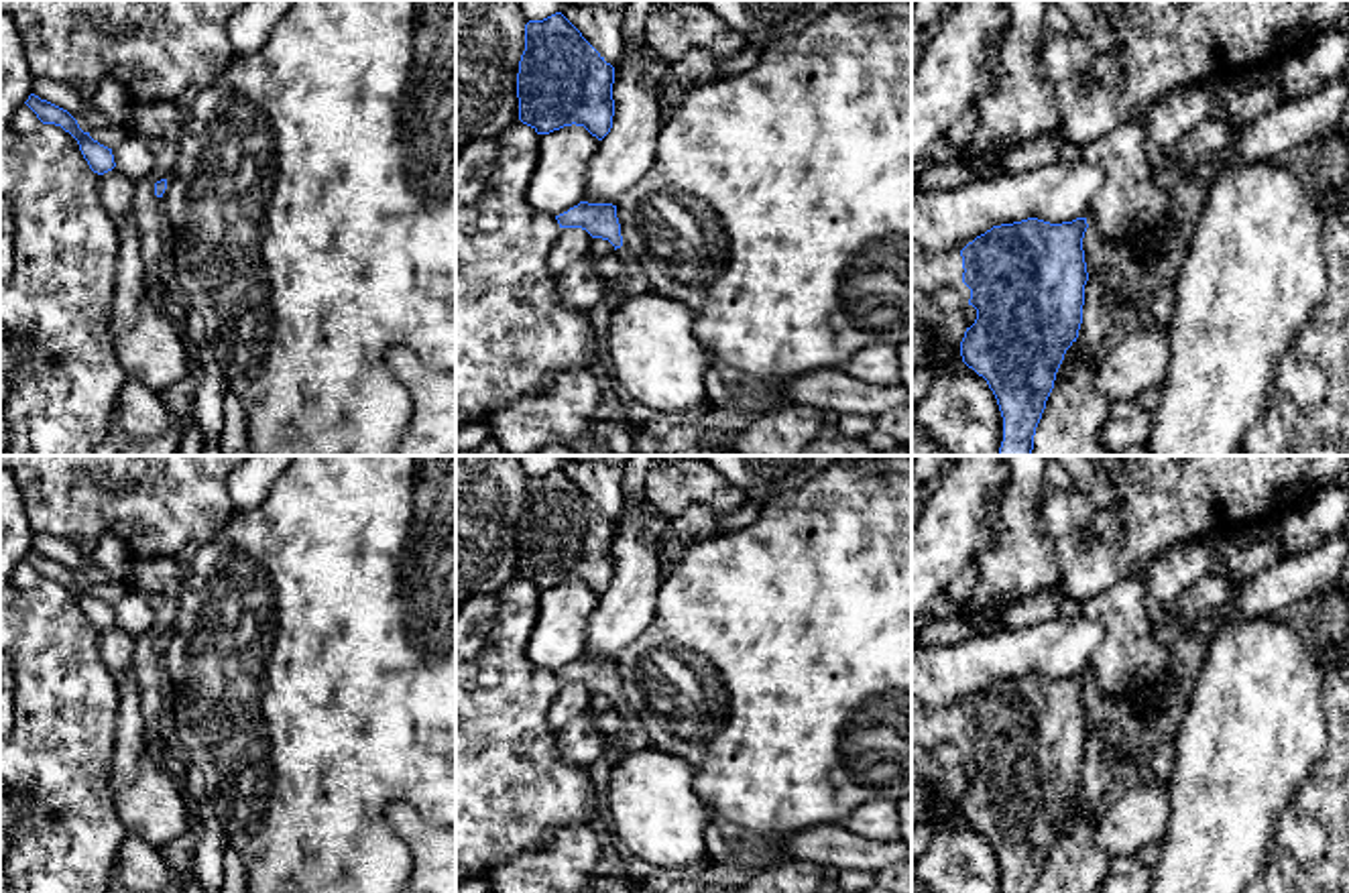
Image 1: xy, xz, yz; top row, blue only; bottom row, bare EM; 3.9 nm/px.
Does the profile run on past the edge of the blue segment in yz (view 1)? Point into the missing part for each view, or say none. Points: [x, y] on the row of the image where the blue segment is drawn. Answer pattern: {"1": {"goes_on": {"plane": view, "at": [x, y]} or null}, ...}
{"1": {"goes_on": null}}

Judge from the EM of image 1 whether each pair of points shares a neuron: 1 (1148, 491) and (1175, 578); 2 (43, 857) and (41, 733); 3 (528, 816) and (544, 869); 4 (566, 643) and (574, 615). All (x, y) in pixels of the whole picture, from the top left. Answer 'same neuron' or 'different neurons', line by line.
1: different neurons
2: same neuron
3: different neurons
4: same neuron

